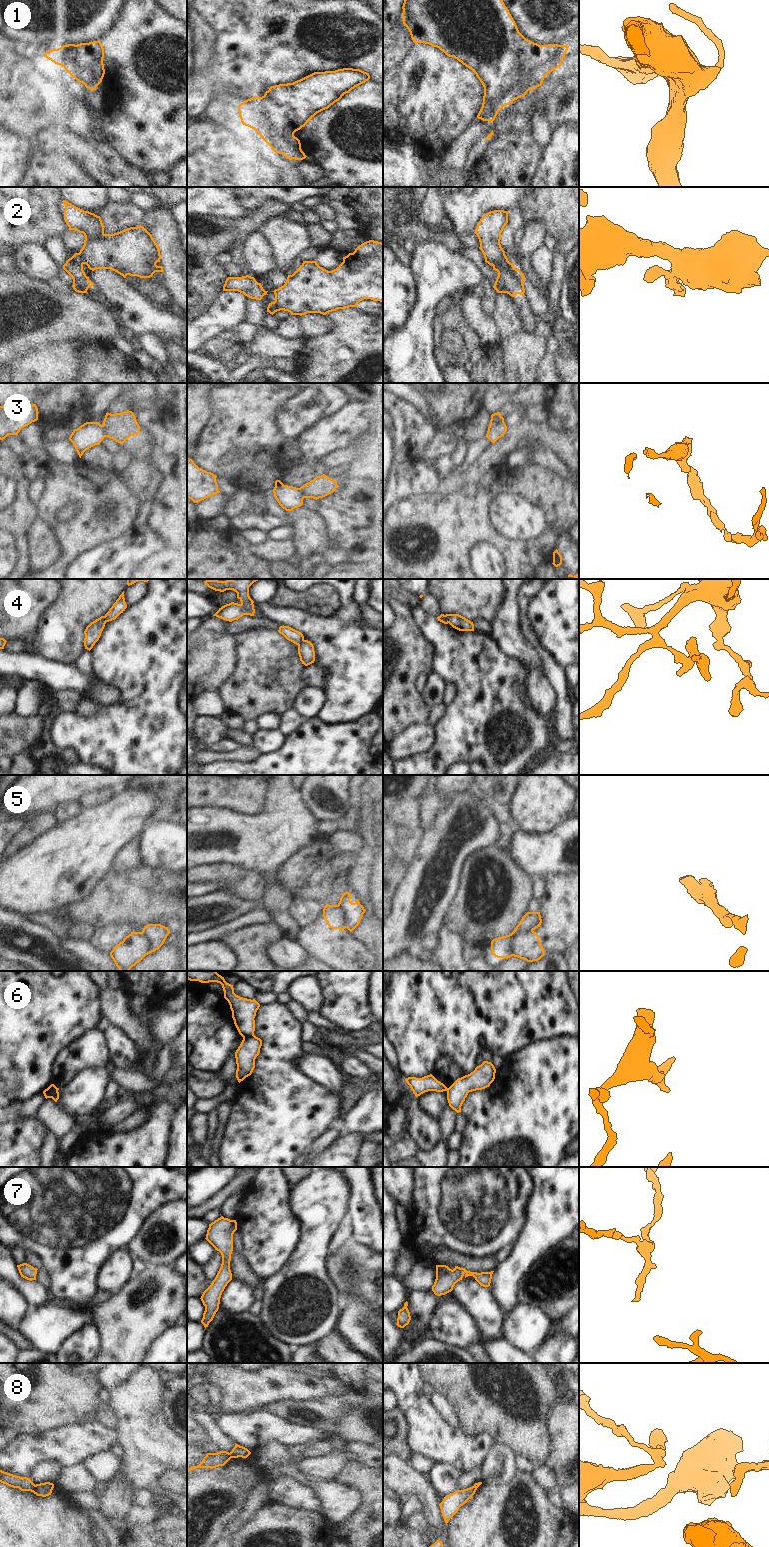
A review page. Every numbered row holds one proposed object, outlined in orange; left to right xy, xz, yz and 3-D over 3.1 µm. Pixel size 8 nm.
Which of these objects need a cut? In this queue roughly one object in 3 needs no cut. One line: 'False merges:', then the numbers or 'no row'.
False merges: 1, 2, 3, 4, 5, 6, 8

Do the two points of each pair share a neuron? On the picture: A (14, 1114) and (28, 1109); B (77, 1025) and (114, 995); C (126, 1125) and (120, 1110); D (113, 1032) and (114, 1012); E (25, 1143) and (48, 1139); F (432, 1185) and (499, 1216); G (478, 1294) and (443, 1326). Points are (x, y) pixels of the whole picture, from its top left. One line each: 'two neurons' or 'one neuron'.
A: one neuron
B: two neurons
C: two neurons
D: two neurons
E: two neurons
F: one neuron
G: two neurons

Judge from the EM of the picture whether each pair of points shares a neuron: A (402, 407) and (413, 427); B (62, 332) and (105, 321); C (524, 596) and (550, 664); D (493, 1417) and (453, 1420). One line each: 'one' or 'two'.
A: one
B: one
C: one
D: two

